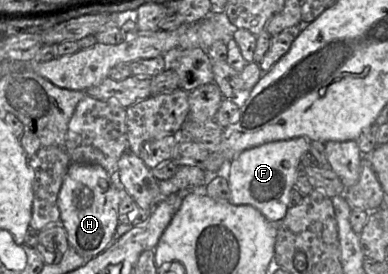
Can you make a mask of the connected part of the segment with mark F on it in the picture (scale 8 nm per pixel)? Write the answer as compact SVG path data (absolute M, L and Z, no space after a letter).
M305 137L273 141L241 152L222 174L230 188L229 202L233 205L250 205L269 222L279 223L291 205L290 193L301 168L301 157L309 150L310 141Z

